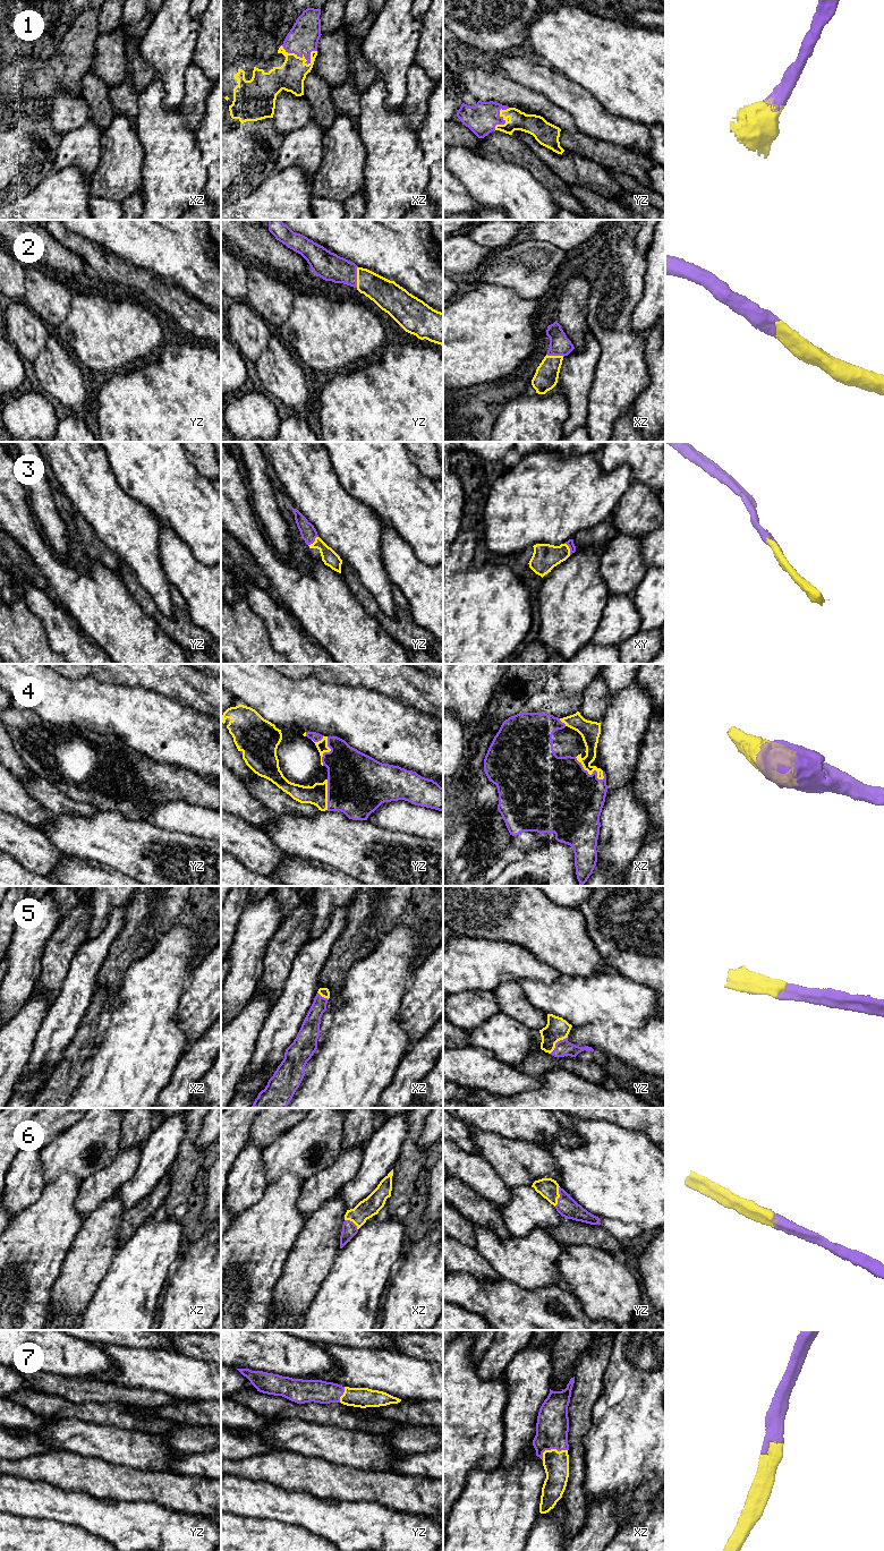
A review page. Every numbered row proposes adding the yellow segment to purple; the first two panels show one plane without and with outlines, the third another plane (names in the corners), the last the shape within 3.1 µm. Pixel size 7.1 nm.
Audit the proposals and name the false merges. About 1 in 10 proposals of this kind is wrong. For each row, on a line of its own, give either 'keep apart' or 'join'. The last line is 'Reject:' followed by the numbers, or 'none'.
1: join
2: join
3: join
4: join
5: join
6: join
7: join
Reject: none

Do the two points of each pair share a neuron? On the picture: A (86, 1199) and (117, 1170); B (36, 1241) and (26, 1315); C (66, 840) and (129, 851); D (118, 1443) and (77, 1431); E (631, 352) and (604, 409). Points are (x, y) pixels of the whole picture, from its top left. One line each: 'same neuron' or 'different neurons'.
A: same neuron
B: same neuron
C: same neuron
D: same neuron
E: same neuron

